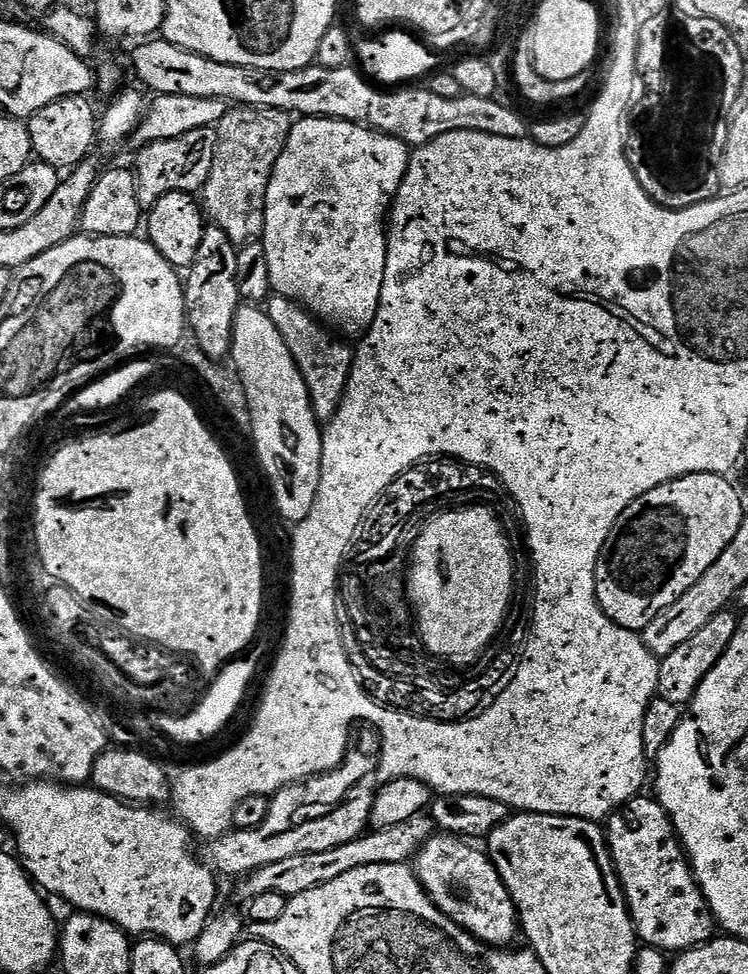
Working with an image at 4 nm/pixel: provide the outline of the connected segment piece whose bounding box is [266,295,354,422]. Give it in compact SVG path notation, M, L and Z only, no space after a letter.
M273 295L267 301L266 311L270 322L274 322L274 326L278 326L278 334L282 334L282 338L306 382L312 399L312 408L317 417L324 422L330 421L339 411L340 404L343 403L344 395L348 390L354 359L353 345L343 344L343 342L348 342L329 331L317 317L297 304L295 300Z

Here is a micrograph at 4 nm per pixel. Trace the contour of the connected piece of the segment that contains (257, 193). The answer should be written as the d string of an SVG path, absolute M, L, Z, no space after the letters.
M232 106L225 111L216 133L220 141L210 170L210 178L202 189L202 208L207 219L222 230L238 246L253 238L263 237L266 194L278 158L283 154L292 133L291 115L273 108Z

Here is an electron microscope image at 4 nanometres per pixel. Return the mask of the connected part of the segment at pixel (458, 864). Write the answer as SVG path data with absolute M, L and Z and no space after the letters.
M437 834L416 853L414 871L420 884L428 891L432 901L448 915L459 927L471 932L477 940L489 946L508 946L511 940L521 935L522 925L516 910L516 904L504 885L504 879L498 874L496 865L487 851L475 848L475 843L461 839L456 835Z

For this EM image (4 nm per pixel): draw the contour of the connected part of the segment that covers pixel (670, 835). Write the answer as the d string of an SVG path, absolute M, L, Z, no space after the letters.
M637 796L607 821L606 839L628 898L628 909L636 923L637 937L645 945L665 953L680 954L713 939L718 932L718 921L697 883L697 874L668 811L660 805L659 799L647 800L646 797Z

